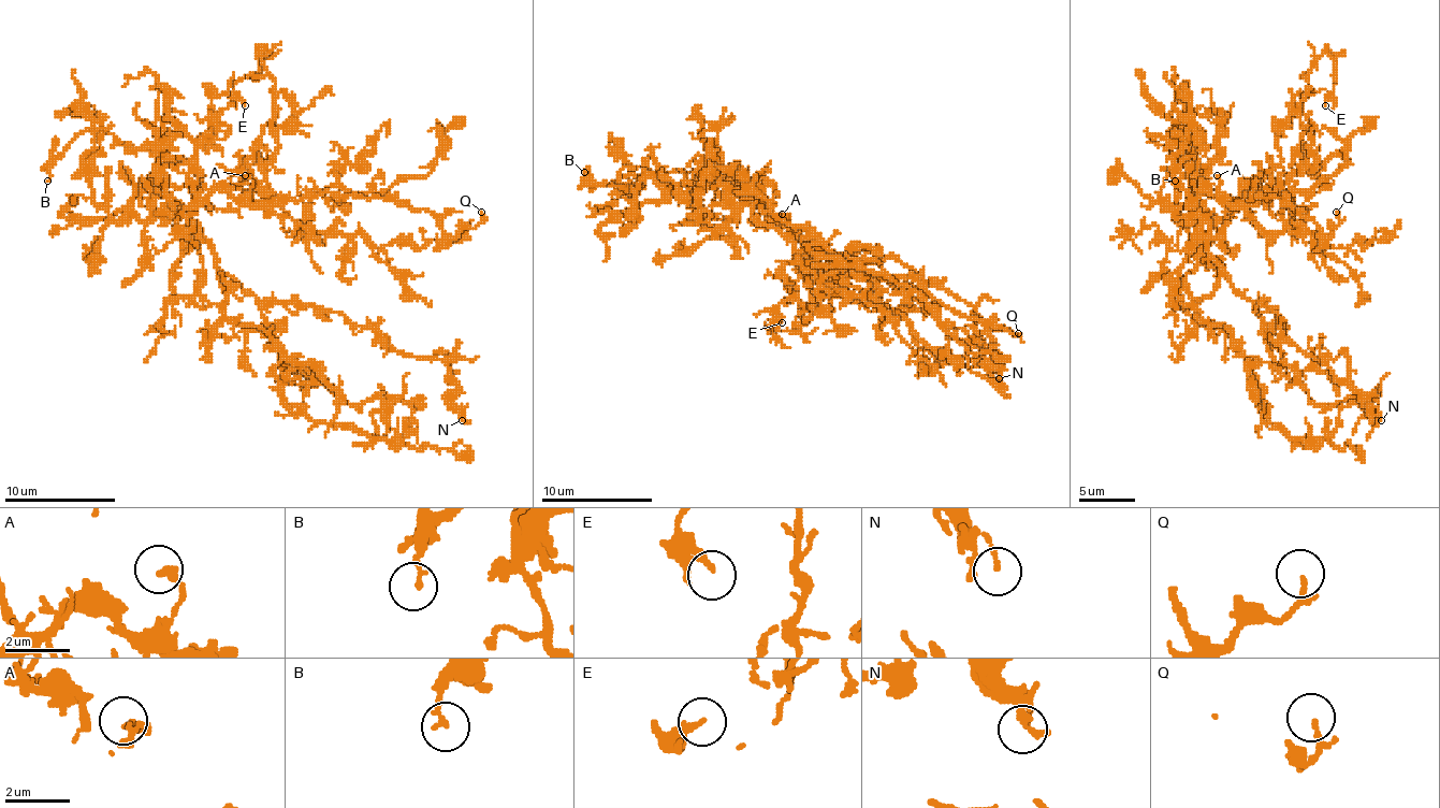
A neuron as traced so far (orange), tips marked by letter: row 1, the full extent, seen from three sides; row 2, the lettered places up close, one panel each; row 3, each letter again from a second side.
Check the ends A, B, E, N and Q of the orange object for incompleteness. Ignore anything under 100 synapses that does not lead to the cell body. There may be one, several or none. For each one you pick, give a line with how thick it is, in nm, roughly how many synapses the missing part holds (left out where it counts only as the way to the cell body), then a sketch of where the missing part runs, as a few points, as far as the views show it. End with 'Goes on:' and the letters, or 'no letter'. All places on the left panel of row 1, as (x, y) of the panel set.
B: 160 nm
Goes on: B

